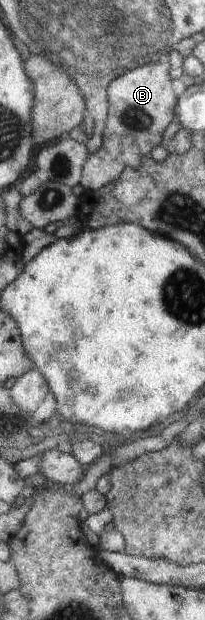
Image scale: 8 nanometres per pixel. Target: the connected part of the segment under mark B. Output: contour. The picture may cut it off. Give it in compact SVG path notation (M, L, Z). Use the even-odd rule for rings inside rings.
M166 60L149 62L136 68L126 69L109 81L105 89L108 107L104 120L101 146L90 154L81 169L78 191L94 191L119 177L124 166L138 168L141 157L148 156L153 147L161 145L162 132L174 119L177 96L168 76Z

